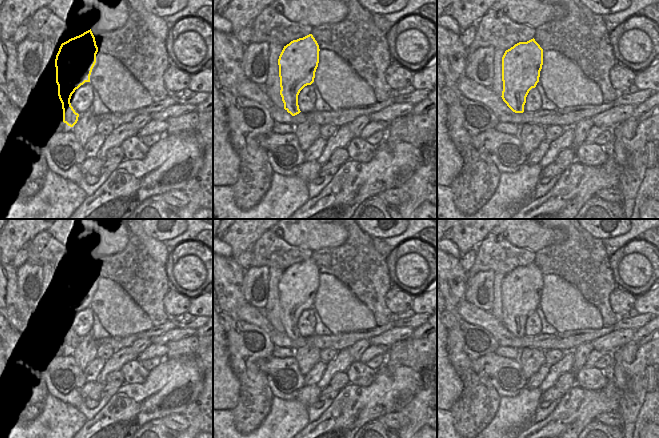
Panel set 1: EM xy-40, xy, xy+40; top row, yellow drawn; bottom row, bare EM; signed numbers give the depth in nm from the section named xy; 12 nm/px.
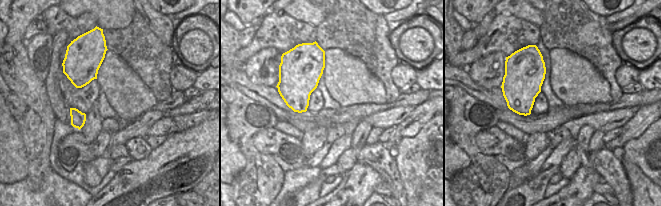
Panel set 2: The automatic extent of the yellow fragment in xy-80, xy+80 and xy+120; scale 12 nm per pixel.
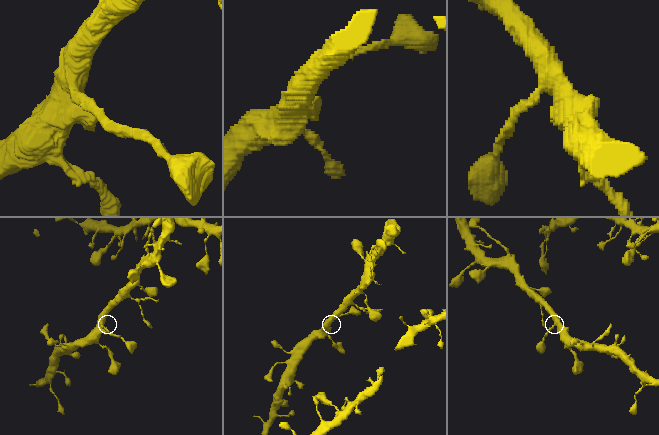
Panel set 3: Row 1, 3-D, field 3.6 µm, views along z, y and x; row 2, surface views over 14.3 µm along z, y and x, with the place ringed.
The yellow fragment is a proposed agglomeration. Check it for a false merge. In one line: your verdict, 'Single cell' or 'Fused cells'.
Single cell.

